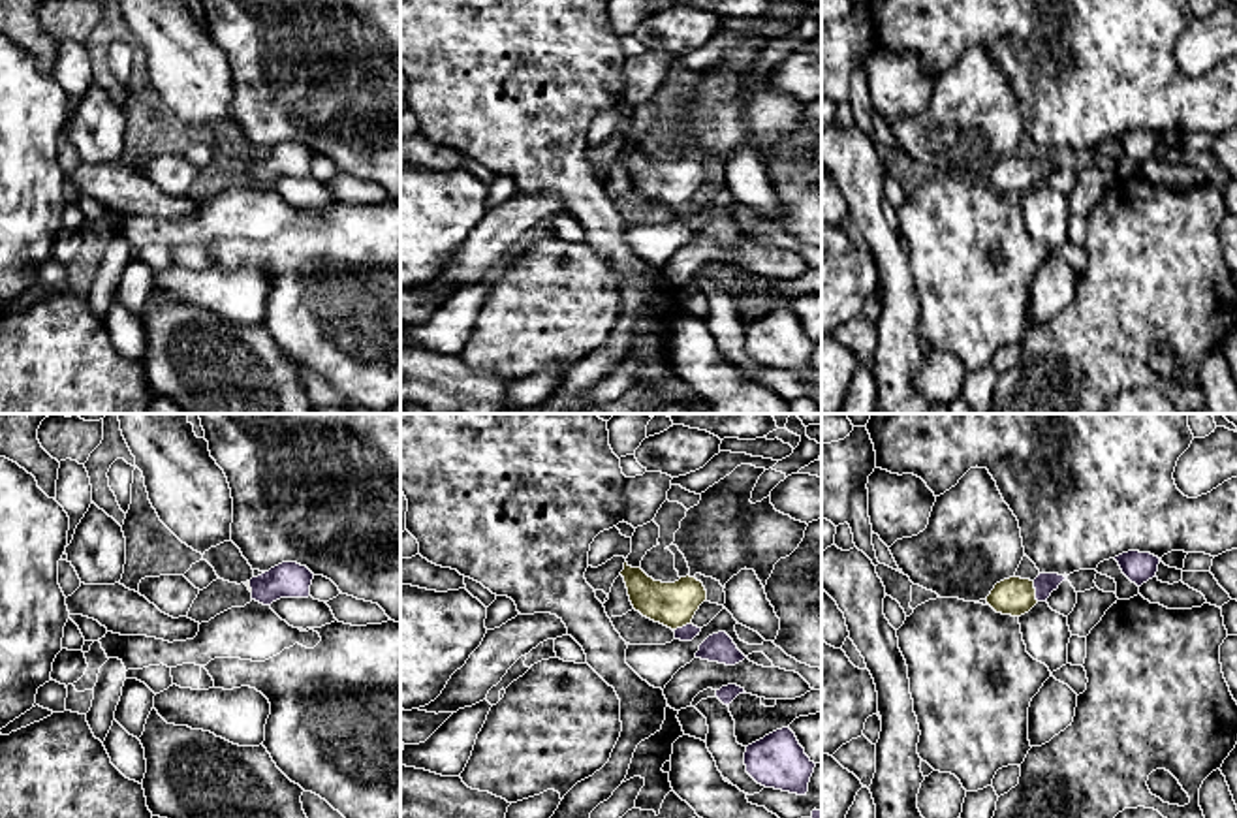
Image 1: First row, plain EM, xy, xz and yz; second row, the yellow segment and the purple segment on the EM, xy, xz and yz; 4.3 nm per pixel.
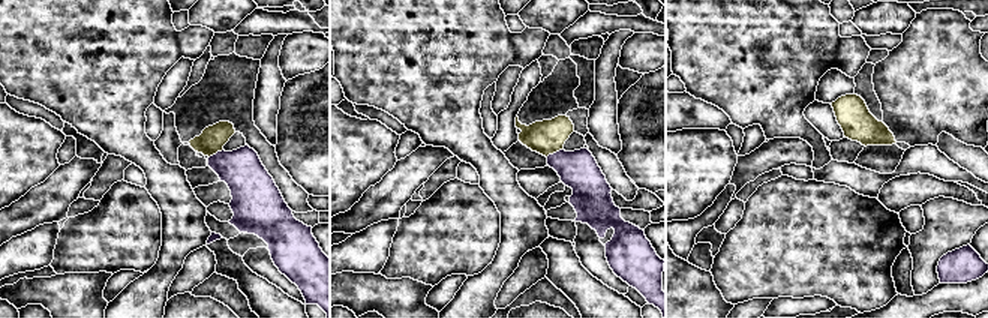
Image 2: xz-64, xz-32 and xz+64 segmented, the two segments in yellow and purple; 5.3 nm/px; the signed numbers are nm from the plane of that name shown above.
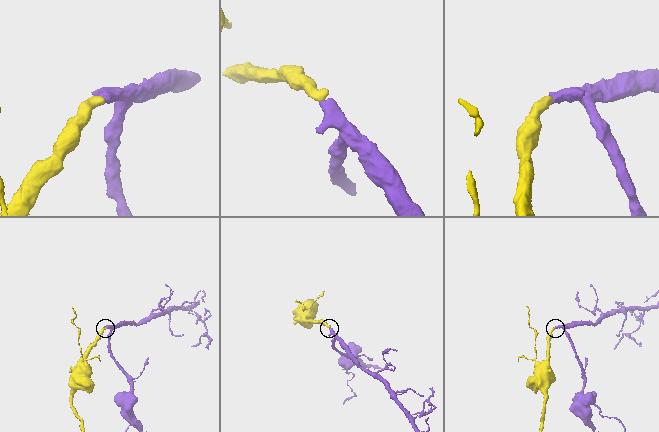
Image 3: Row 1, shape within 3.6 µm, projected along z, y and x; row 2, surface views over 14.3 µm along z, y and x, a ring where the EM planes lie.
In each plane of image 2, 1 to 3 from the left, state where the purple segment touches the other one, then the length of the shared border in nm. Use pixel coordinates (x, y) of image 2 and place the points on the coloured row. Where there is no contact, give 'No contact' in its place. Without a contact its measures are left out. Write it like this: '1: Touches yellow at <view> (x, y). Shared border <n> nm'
1: Touches yellow at xz-64 (215, 153). Shared border 90 nm
2: Touches yellow at xz-32 (553, 152). Shared border 100 nm
3: No contact

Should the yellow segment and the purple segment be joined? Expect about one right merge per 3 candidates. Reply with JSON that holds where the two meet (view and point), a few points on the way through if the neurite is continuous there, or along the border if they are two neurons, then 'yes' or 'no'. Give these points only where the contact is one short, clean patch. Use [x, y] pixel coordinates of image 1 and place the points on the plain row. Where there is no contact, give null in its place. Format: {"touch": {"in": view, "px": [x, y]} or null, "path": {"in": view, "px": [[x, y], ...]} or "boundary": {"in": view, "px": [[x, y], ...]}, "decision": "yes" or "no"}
{"touch": {"in": "yz", "px": [1034, 170]}, "path": {"in": "yz", "px": [[1016, 175], [1034, 170], [1044, 162]]}, "decision": "yes"}

